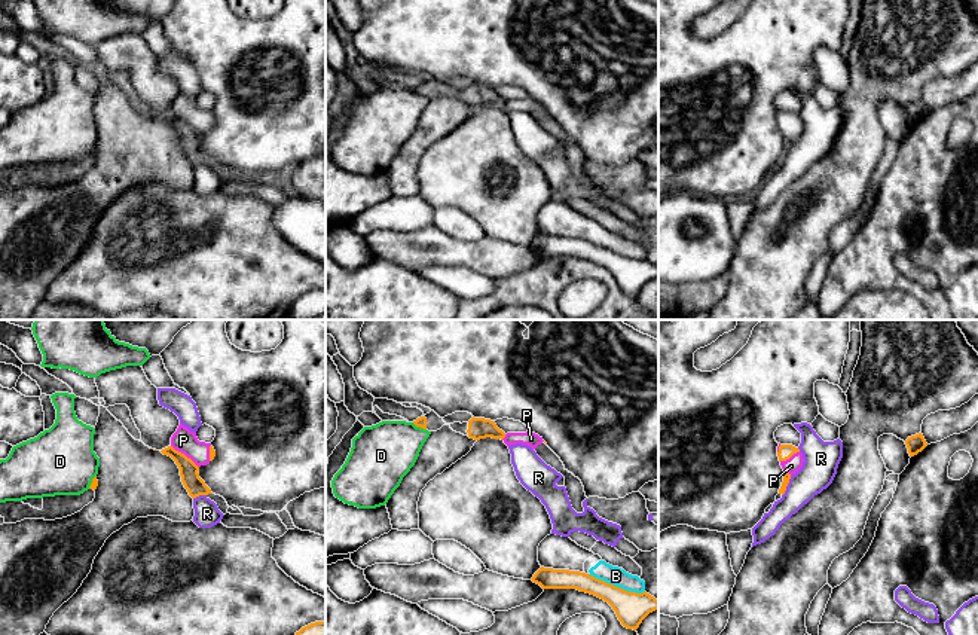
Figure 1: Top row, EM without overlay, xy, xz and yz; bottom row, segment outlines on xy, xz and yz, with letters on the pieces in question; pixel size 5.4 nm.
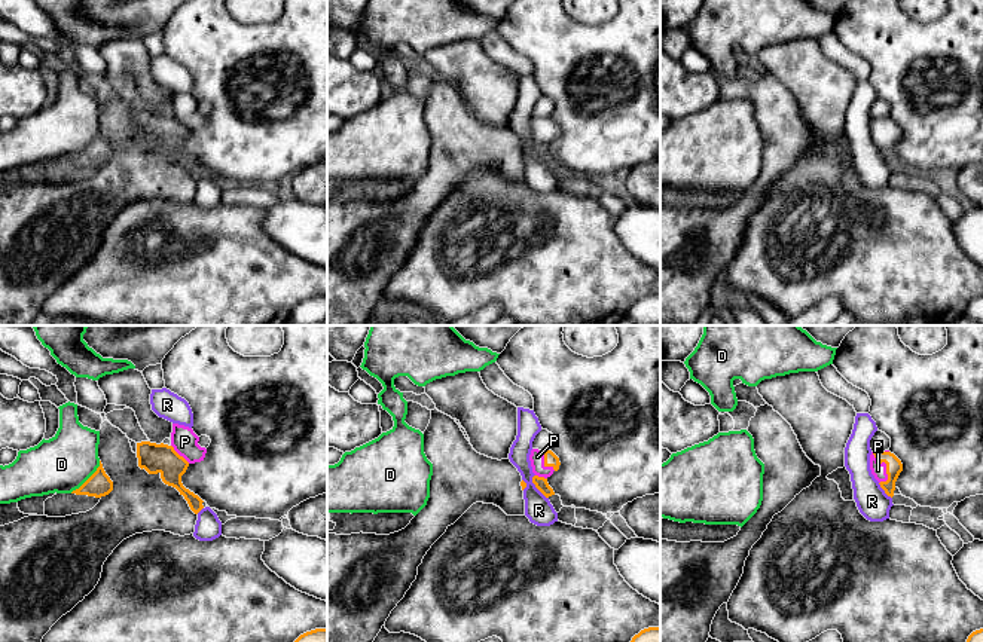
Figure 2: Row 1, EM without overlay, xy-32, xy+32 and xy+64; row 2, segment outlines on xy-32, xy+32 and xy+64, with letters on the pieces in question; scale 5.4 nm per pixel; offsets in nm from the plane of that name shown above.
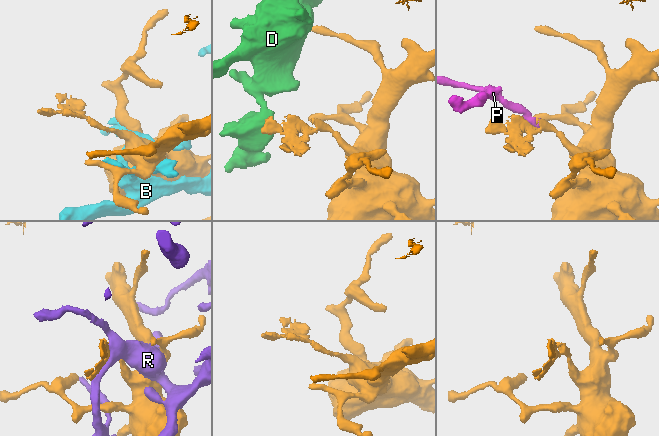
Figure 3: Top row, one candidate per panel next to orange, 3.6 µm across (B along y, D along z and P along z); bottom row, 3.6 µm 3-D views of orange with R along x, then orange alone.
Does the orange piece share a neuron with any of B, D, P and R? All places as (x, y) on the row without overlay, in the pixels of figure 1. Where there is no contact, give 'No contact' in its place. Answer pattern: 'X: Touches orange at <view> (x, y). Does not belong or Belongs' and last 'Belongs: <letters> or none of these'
B: Touches orange at xz (616, 253). Does not belong
D: Touches orange at xy (92, 149). Does not belong
P: Touches orange at xy (183, 121). Belongs
R: Touches orange at yz (787, 152). Does not belong
Belongs: P

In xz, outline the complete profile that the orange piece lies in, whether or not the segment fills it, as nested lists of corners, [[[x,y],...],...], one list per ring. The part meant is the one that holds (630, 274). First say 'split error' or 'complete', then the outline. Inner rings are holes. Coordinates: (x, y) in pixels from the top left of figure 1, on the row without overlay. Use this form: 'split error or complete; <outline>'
complete; [[[541,233],[531,247],[543,256],[577,256],[595,262],[612,274],[624,294],[633,297],[650,280],[658,277],[658,266],[647,259],[629,259],[580,238]]]

